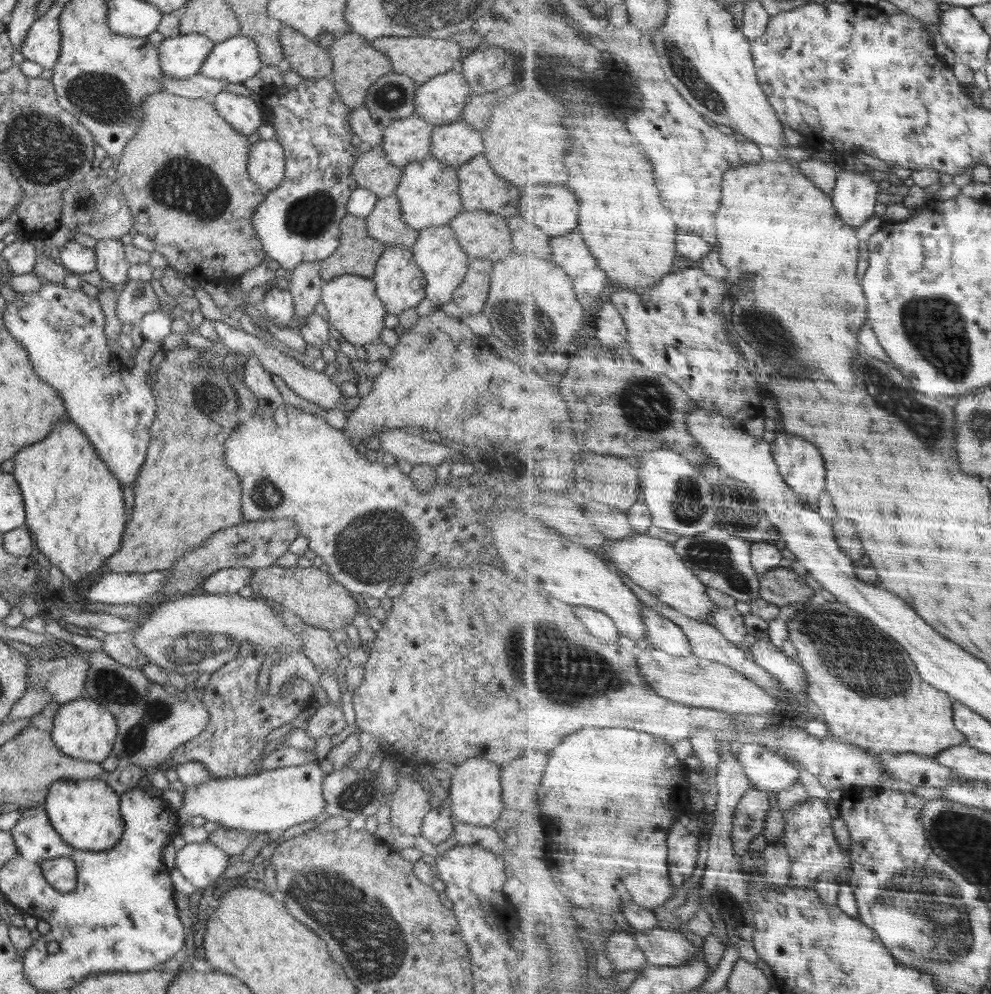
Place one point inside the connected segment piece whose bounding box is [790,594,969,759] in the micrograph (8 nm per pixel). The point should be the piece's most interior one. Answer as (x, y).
(856, 670)

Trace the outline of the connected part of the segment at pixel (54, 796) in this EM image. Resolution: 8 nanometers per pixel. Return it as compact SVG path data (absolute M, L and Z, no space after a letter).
M100 779L64 780L50 784L44 810L54 831L75 850L111 850L125 832L119 794Z

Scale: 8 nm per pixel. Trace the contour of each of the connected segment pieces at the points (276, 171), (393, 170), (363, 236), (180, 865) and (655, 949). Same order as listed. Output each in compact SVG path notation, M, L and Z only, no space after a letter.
M260 139L250 146L248 175L254 183L267 192L278 188L284 180L286 156L282 145L275 139Z
M373 146L370 152L359 154L352 166L358 187L368 189L379 197L392 196L402 180L402 167L387 160L382 146Z
M347 214L340 221L338 248L326 260L319 261L323 281L352 274L372 279L378 258L388 245L373 239L366 230L366 219Z
M191 840L177 853L175 868L196 888L203 890L215 886L234 861L210 841Z
M622 913L612 918L619 926L626 927L635 934L640 948L644 950L653 965L682 966L702 956L702 951L680 930L665 930L658 927L654 930L640 931L630 927L630 923Z

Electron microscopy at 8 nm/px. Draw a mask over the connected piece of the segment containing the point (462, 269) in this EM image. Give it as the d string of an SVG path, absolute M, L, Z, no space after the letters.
M432 225L422 229L419 233L420 236L418 236L418 240L412 246L411 251L414 261L426 277L425 298L442 306L453 300L454 291L466 276L471 259L460 247L456 233L450 225Z

